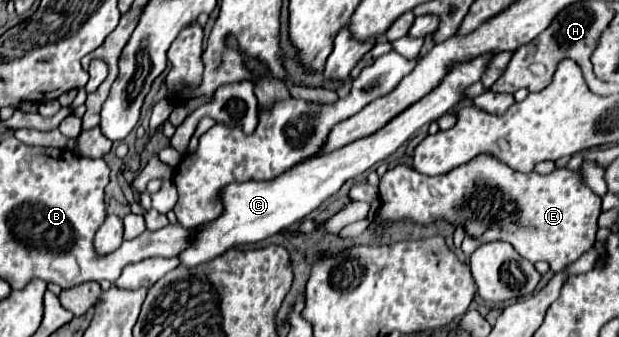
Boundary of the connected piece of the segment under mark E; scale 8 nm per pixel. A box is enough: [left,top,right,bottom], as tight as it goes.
[375,153,601,273]

